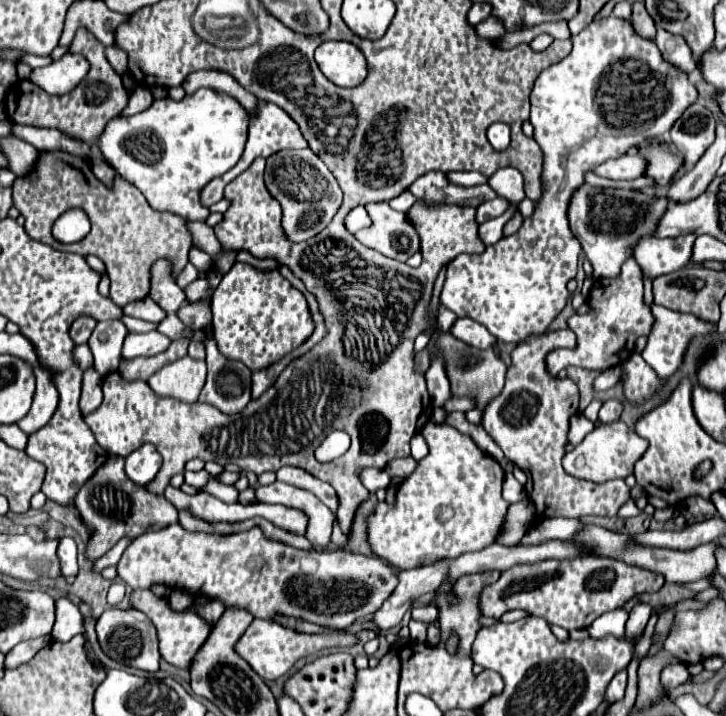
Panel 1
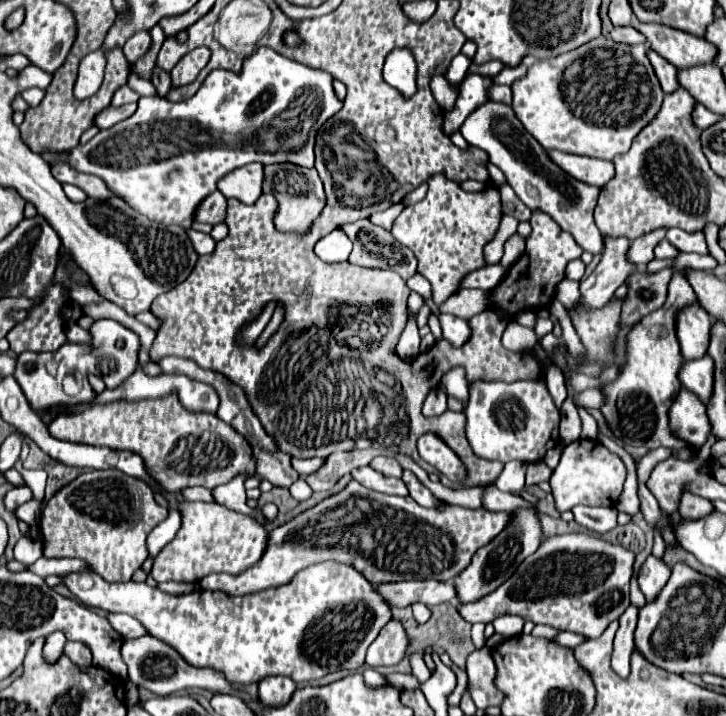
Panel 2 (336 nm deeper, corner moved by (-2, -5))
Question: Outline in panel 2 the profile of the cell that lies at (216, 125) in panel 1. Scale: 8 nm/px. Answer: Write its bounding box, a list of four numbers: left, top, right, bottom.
[42,46,342,228]

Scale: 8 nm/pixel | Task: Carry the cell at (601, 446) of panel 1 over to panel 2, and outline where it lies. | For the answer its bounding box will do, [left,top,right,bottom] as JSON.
[550,440,626,512]

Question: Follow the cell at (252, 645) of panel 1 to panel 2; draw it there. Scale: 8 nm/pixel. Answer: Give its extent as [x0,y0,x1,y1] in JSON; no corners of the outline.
[62,562,392,684]

